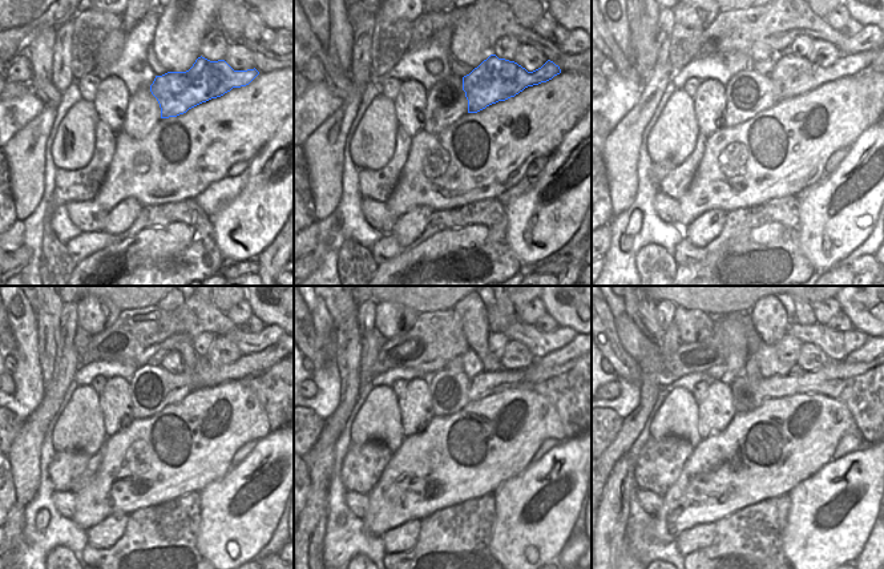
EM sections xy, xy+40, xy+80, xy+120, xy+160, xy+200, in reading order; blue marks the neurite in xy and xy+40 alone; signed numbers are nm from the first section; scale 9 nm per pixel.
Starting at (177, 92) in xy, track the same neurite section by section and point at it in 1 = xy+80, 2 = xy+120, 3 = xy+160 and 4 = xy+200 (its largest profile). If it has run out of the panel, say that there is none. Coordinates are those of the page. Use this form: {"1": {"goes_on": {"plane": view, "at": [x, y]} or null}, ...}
{"1": {"goes_on": {"plane": "xy+80", "at": [796, 76]}}, "2": {"goes_on": {"plane": "xy+120", "at": [205, 375]}}, "3": {"goes_on": {"plane": "xy+160", "at": [562, 355]}}, "4": {"goes_on": {"plane": "xy+200", "at": [862, 355]}}}

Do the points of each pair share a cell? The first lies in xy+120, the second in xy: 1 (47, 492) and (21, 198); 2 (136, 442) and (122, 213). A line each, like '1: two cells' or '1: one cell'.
1: two cells
2: two cells

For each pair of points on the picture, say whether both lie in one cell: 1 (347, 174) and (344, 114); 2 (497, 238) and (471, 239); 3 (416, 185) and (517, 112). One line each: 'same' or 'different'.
1: different
2: different
3: same

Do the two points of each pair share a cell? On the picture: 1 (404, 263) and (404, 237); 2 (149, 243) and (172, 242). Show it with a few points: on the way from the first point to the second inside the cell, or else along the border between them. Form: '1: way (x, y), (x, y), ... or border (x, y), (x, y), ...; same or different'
1: border (391, 231), (403, 246); different
2: way (154, 243), (166, 242); same

